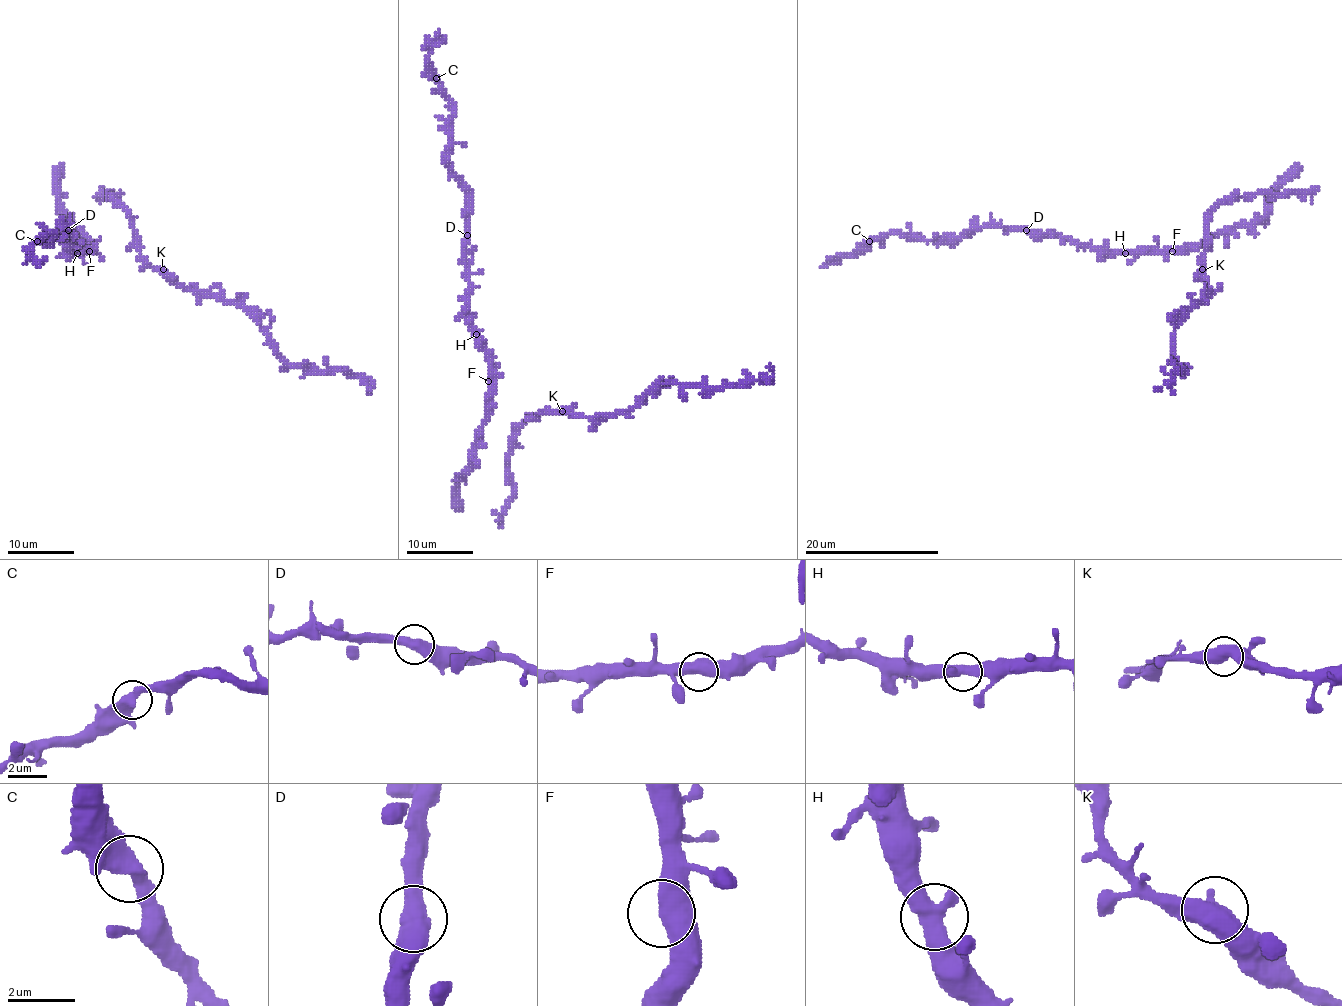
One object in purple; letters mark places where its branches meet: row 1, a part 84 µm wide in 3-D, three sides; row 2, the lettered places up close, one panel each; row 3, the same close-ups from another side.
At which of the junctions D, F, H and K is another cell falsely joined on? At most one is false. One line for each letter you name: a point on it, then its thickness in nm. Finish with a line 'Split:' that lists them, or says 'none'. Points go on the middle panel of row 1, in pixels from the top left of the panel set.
Split: none

